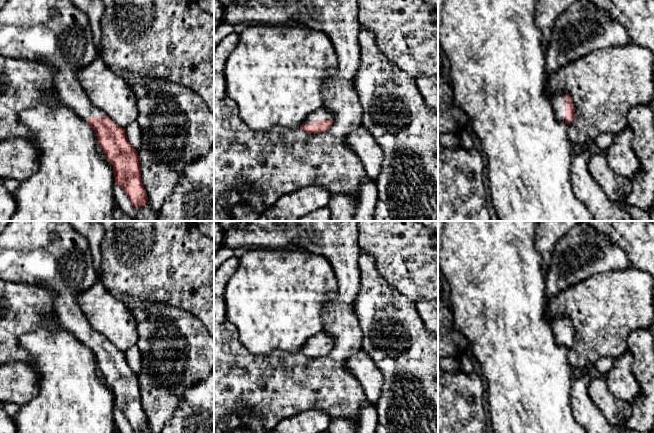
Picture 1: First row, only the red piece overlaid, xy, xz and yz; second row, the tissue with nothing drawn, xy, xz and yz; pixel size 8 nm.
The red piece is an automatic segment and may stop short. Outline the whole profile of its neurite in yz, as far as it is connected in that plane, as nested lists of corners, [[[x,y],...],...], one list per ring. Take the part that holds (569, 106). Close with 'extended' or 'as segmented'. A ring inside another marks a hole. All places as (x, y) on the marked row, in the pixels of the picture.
[[[555,93],[552,98],[552,106],[556,118],[559,121],[571,124],[574,119],[575,107],[569,94]]]; extended

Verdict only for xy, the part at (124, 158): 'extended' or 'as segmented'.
extended

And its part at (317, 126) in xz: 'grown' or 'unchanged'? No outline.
grown

